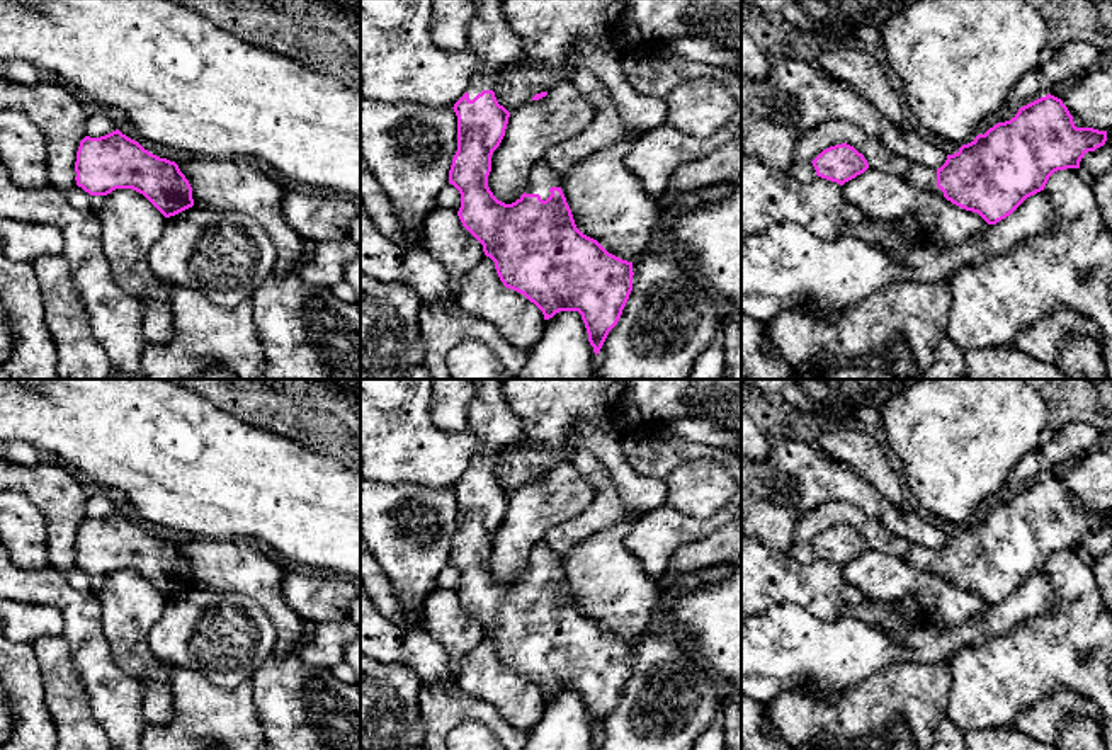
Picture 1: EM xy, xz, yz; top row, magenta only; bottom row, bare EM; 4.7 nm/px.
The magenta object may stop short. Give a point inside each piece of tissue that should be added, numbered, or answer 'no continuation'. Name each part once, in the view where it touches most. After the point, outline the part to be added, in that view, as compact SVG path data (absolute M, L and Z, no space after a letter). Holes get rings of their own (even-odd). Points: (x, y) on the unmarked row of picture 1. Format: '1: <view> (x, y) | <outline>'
1: xz (488, 417) | M473 379L474 393L468 405L468 432L479 439L479 447L468 468L469 481L495 469L496 452L522 439L522 422L503 398L503 379Z
2: xz (541, 560) | M539 541L527 561L525 575L539 575L542 582L546 582L551 573L551 568L561 568L558 556L551 551L547 543Z

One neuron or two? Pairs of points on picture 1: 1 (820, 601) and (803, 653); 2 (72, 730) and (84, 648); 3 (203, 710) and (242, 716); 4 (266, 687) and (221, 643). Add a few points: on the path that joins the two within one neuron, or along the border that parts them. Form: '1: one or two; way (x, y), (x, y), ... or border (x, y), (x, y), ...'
1: two; border (776, 606), (793, 602), (822, 619), (842, 618)
2: two; border (63, 638), (92, 711)
3: one; way (213, 716), (232, 716)
4: two; border (271, 653), (249, 681)

